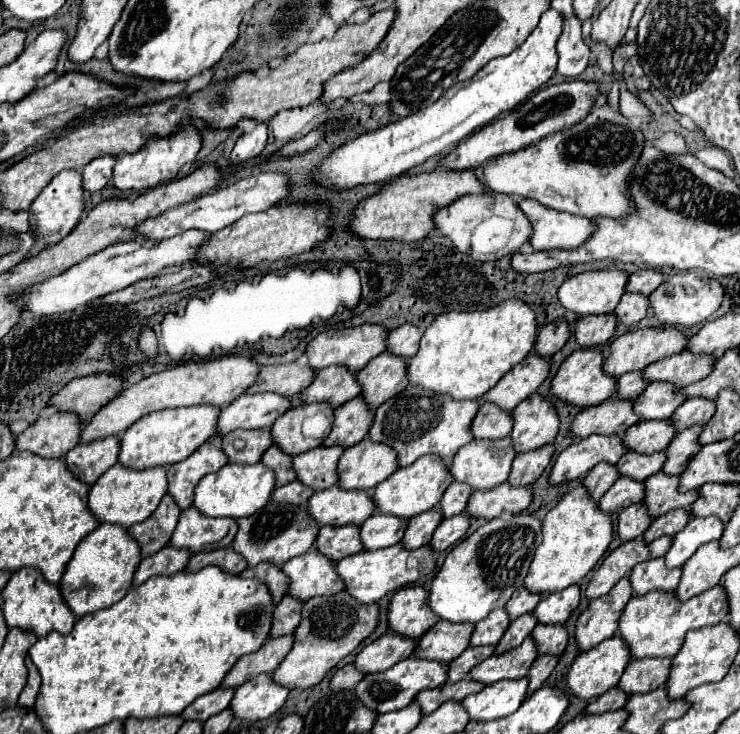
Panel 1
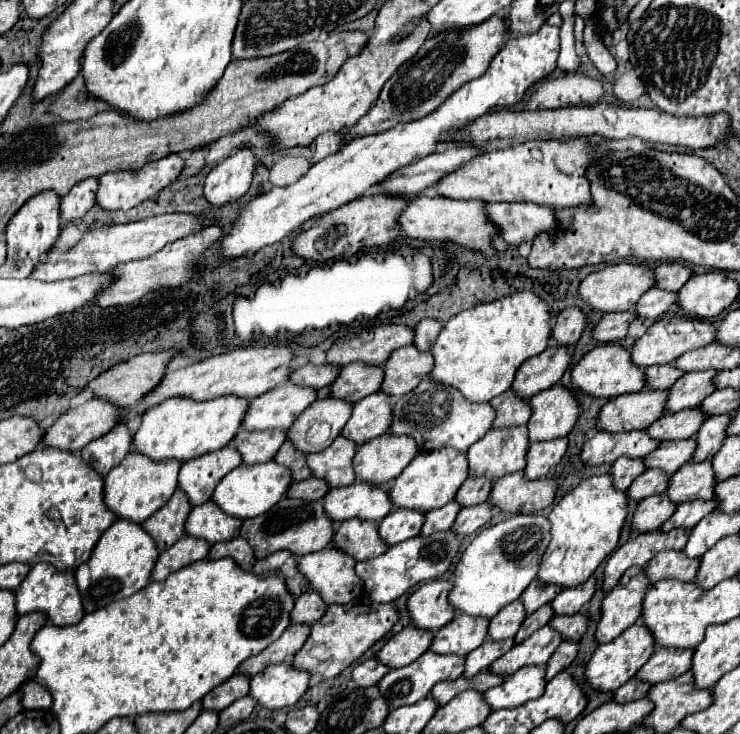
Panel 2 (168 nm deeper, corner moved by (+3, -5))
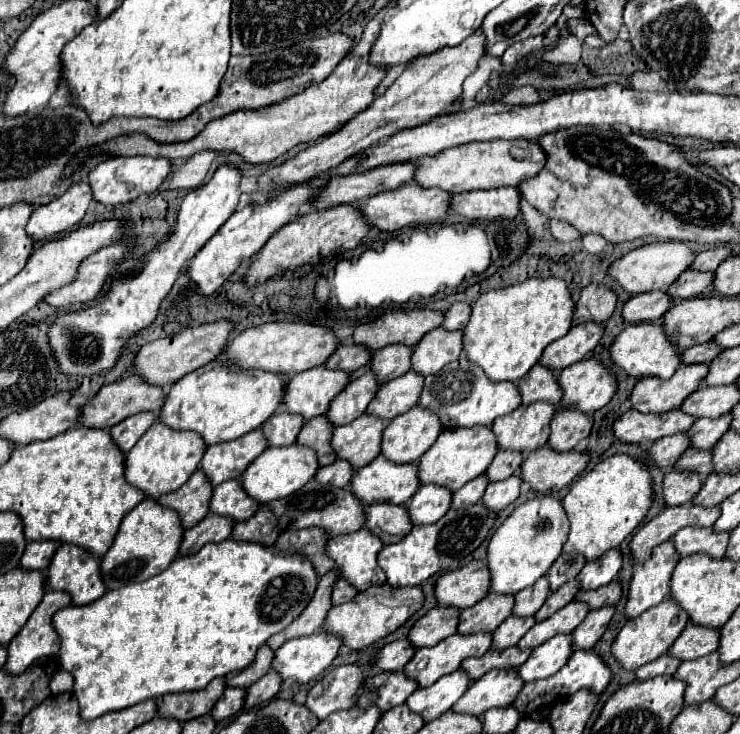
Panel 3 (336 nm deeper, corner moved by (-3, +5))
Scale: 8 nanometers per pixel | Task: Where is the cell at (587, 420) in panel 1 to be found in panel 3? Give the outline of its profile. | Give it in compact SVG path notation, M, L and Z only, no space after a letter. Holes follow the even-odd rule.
M690 364L680 366L670 380L662 380L656 376L642 378L630 392L630 404L642 414L662 414L678 408L682 400L700 386L706 372L706 364Z

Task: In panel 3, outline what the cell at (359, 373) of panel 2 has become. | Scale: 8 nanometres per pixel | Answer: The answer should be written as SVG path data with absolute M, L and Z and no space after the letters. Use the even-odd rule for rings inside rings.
M402 344L374 350L370 358L370 372L376 376L376 382L386 384L392 378L406 374L410 370L410 354L412 348Z

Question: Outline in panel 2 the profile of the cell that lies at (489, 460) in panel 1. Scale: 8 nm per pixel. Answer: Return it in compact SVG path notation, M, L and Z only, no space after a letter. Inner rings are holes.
M526 424L512 428L490 428L490 432L468 450L470 476L498 480L506 474L524 470L528 446Z

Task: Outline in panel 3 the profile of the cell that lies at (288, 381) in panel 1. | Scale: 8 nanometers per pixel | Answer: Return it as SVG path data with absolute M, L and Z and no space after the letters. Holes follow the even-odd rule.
M348 344L348 346L338 346L334 354L324 362L324 368L354 372L360 366L368 364L368 360L370 360L370 350L366 350L364 346Z

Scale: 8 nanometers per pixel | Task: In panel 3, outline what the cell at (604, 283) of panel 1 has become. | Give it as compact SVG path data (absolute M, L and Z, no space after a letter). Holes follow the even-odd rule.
M654 242L654 244L640 246L636 250L628 252L626 256L618 258L608 268L608 276L612 280L616 280L620 284L620 288L630 296L636 296L636 294L642 294L642 292L652 292L652 290L666 290L668 284L672 284L672 280L676 280L676 276L680 276L680 272L690 268L692 256L694 256L694 252L686 244Z

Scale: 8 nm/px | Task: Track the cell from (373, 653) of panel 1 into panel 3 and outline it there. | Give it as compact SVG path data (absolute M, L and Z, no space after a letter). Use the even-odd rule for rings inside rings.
M436 606L422 618L414 622L410 628L406 640L414 648L424 648L424 646L434 646L440 640L452 636L458 626L458 614L460 610L446 608L446 606Z

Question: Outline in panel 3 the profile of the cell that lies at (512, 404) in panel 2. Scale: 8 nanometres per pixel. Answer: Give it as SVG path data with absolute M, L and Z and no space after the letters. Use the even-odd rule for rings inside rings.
M536 364L524 380L518 380L518 390L522 396L522 404L534 404L538 400L558 404L560 402L560 386L556 384L556 374L540 364Z

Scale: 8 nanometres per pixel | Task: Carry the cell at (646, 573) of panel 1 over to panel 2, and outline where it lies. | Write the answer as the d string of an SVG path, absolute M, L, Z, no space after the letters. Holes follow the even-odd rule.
M662 550L646 564L646 574L652 584L666 578L694 582L698 566L700 566L700 558L686 558L682 550Z

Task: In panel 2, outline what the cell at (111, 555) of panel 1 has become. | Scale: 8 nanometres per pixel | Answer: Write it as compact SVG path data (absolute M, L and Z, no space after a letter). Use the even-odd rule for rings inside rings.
M124 518L116 520L98 540L90 560L76 570L76 582L86 612L94 612L114 600L128 598L142 590L150 582L150 572L158 556L158 546L154 546L154 540L150 538L150 534L146 534L146 530L140 528L140 524Z

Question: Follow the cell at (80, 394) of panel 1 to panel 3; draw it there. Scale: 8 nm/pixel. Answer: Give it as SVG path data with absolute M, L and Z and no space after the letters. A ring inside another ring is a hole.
M226 320L196 326L196 328L186 328L176 336L160 338L160 340L144 344L140 348L140 352L136 354L132 366L136 368L136 374L142 380L148 380L148 384L152 384L152 386L166 386L168 384L170 386L176 380L180 380L182 376L186 376L188 372L192 372L192 370L208 364L210 360L218 358L224 352L224 346L228 342L230 332L232 332L232 324Z

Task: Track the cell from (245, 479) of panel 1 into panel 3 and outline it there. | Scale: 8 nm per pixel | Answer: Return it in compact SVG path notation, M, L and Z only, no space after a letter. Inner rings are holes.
M292 444L292 446L282 446L282 448L266 448L238 478L240 486L244 488L244 492L258 500L260 504L270 502L270 500L278 500L278 498L286 498L292 492L300 490L318 470L316 464L316 454L310 448Z

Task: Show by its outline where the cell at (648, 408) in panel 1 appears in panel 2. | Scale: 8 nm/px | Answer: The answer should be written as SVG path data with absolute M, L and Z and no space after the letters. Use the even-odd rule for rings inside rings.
M700 370L700 372L684 374L670 388L666 410L678 412L678 410L700 406L702 400L716 390L716 386L712 382L714 380L714 374L718 374L718 370Z

